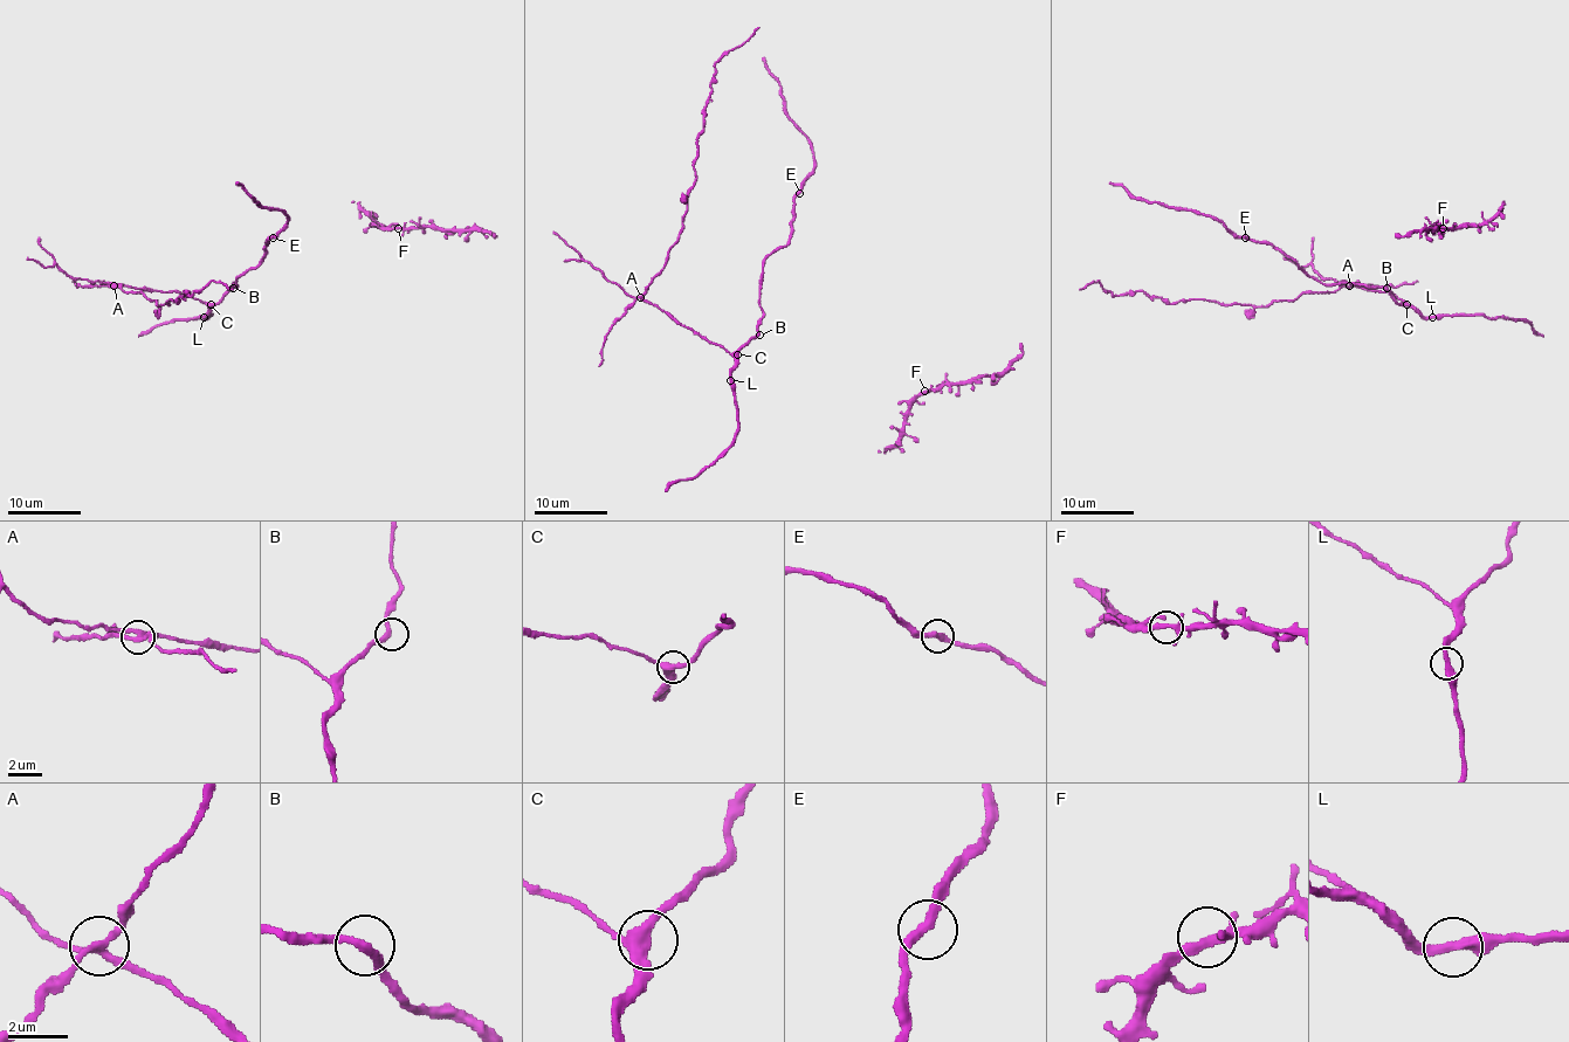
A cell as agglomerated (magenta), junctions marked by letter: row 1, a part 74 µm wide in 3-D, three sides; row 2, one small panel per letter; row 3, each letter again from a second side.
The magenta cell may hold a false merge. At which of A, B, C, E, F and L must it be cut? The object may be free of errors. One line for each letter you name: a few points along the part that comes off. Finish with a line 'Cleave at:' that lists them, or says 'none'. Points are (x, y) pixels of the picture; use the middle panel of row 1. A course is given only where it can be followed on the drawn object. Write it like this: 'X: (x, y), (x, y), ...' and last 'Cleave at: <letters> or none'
A: (640, 296), (663, 267), (687, 213), (687, 191), (696, 177), (697, 135), (714, 66), (759, 28)
Cleave at: A

